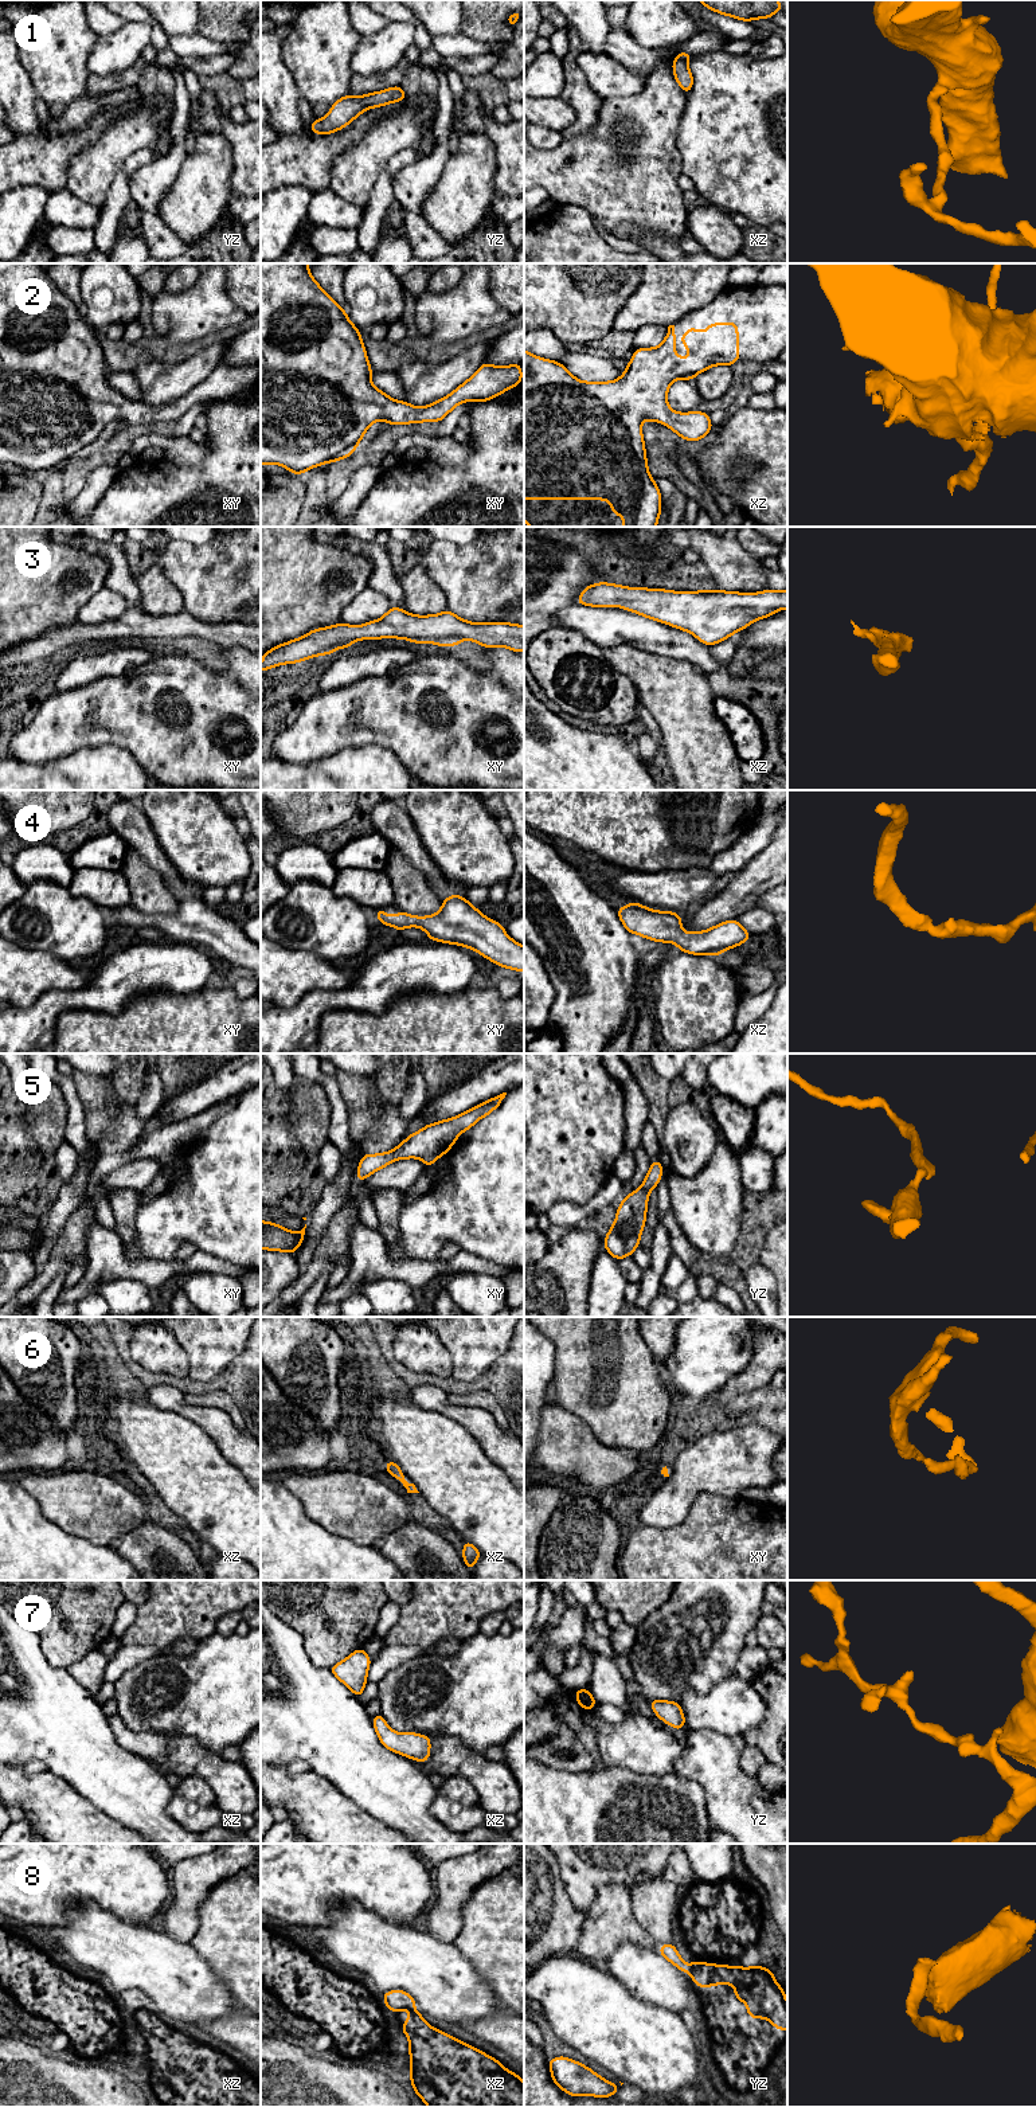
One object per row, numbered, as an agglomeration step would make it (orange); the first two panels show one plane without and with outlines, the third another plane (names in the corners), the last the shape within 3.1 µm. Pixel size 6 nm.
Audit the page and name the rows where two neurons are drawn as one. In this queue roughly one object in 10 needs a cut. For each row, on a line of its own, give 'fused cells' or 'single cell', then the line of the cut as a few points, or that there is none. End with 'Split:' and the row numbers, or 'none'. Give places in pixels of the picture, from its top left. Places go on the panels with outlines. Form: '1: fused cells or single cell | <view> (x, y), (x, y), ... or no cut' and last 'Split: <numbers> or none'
1: single cell | no cut
2: single cell | no cut
3: single cell | no cut
4: single cell | no cut
5: single cell | no cut
6: single cell | no cut
7: single cell | no cut
8: fused cells | yz (688, 1966), (689, 1970)
Split: 8

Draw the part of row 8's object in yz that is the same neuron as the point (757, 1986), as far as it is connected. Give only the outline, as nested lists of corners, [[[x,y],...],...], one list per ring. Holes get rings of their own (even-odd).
[[[692,1962],[692,1982],[699,1987],[730,1983],[735,1987],[735,1998],[747,2004],[751,2018],[767,2018],[774,2028],[787,2029],[787,2002],[781,1985],[775,1982],[770,1969],[762,1966],[738,1967]]]

